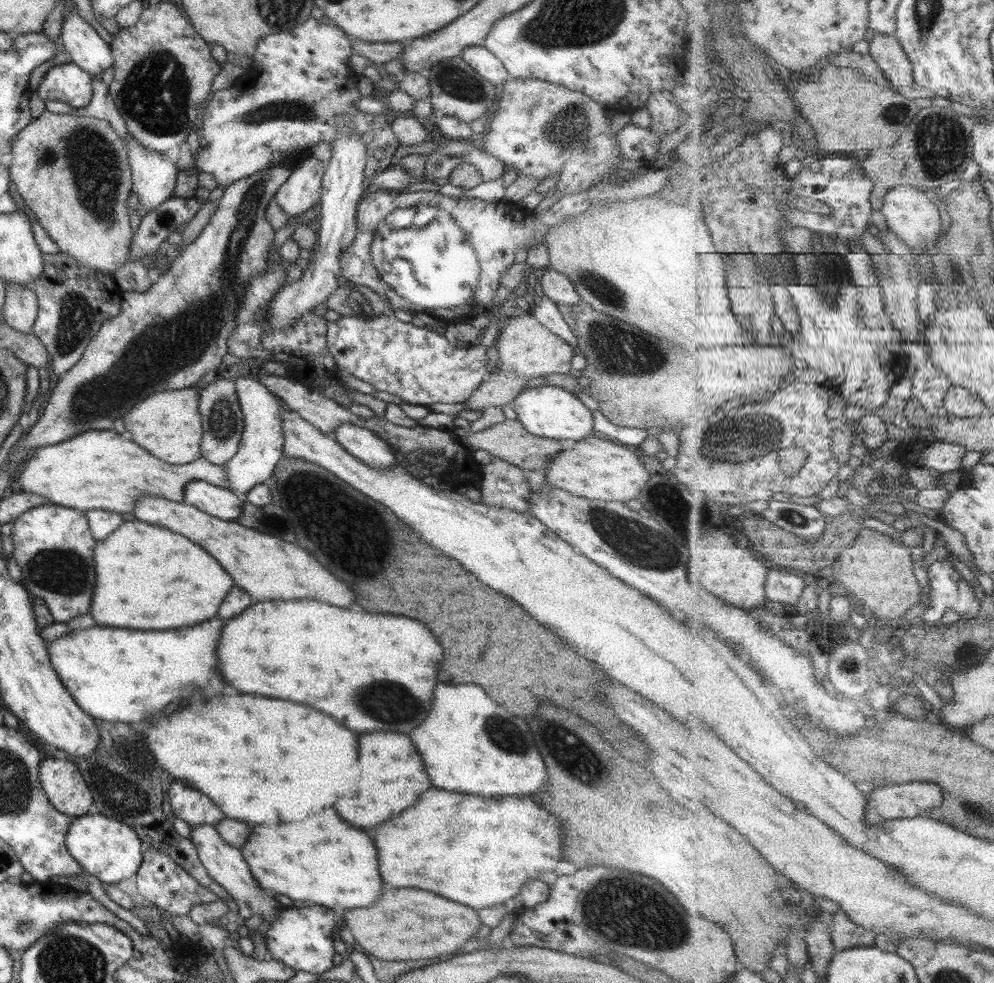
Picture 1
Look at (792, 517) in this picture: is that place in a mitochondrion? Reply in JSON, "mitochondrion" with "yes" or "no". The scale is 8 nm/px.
{"mitochondrion":"yes"}

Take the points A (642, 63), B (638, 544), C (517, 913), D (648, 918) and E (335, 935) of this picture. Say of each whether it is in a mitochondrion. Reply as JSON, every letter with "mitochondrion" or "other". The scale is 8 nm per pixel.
{"A":"other","B":"mitochondrion","C":"other","D":"mitochondrion","E":"other"}

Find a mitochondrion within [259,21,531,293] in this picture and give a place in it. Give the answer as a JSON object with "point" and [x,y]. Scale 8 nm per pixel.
{"point":[459,83]}

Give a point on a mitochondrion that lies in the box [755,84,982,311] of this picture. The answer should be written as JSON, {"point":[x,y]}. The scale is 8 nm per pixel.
{"point":[940,140]}

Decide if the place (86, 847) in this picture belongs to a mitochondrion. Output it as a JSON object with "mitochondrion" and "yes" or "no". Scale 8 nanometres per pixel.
{"mitochondrion":"no"}

